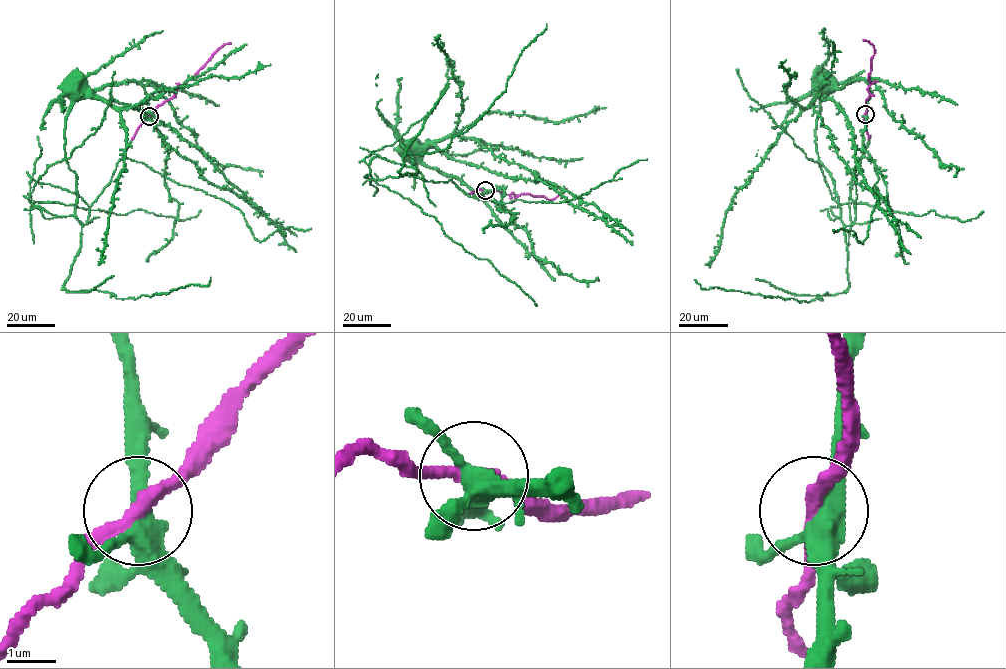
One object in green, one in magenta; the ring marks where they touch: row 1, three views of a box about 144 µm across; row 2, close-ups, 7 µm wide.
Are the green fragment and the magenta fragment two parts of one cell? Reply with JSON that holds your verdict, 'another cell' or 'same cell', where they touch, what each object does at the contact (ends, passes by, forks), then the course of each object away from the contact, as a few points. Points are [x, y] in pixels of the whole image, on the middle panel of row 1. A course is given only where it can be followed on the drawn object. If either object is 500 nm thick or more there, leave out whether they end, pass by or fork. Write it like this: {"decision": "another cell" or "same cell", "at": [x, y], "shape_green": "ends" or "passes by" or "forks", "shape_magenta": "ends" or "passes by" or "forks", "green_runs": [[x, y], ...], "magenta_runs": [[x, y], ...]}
{"decision": "same cell", "at": [485, 190], "shape_green": "forks", "shape_magenta": "passes by", "green_runs": [[485, 190], [429, 168], [400, 141], [423, 180], [449, 179], [501, 204], [573, 199], [646, 159]], "magenta_runs": [[485, 190], [554, 199], [566, 188]]}

